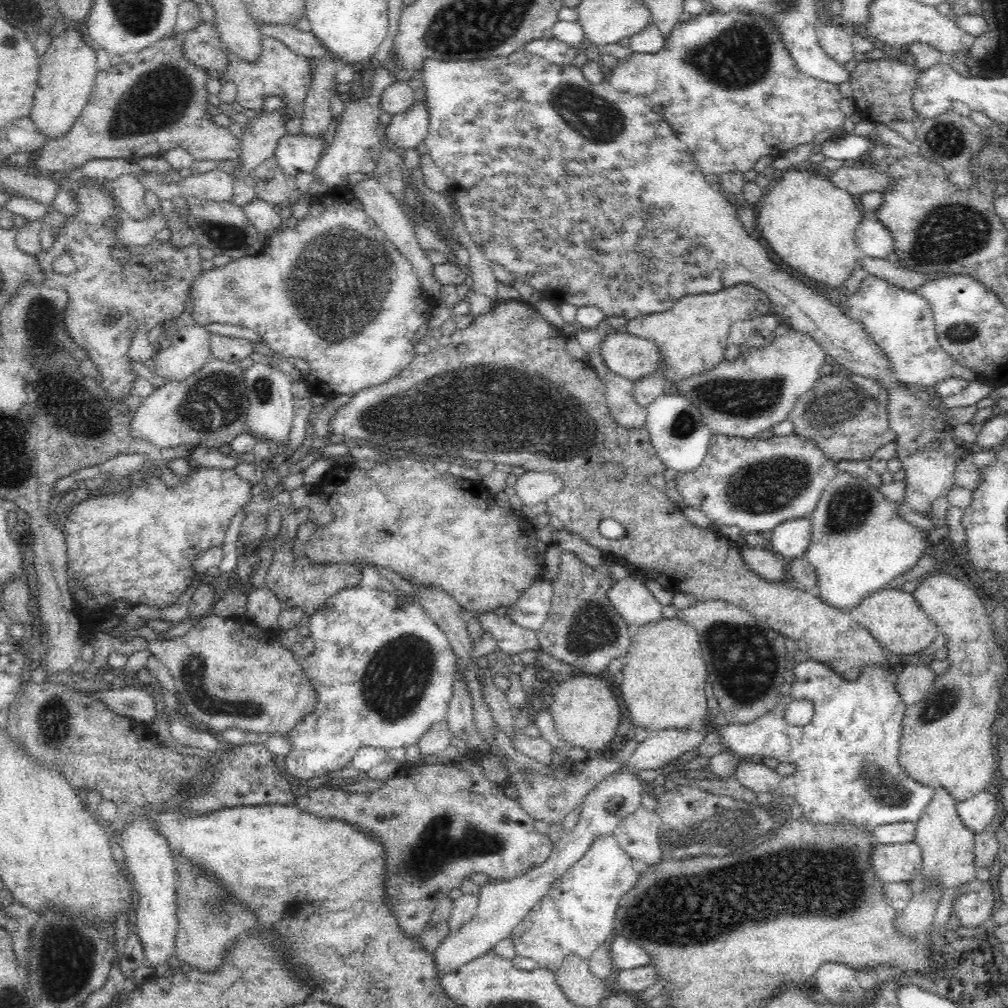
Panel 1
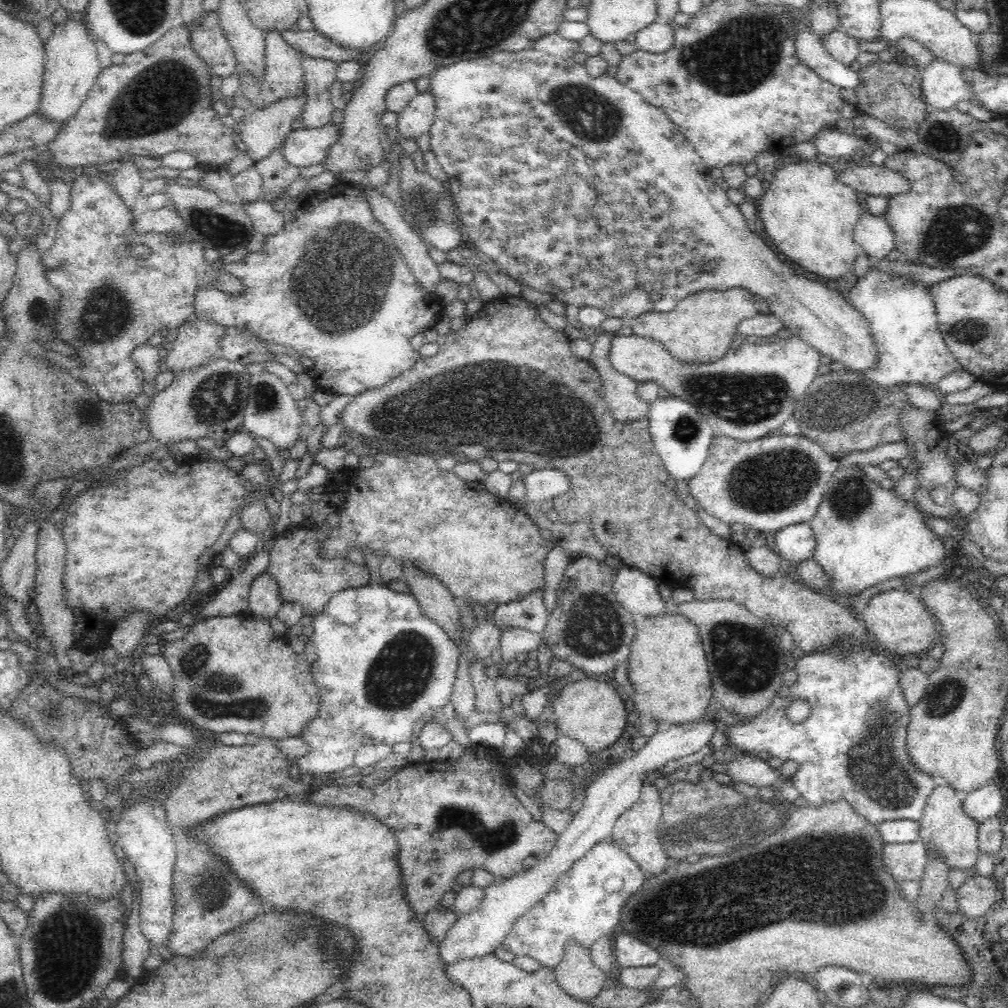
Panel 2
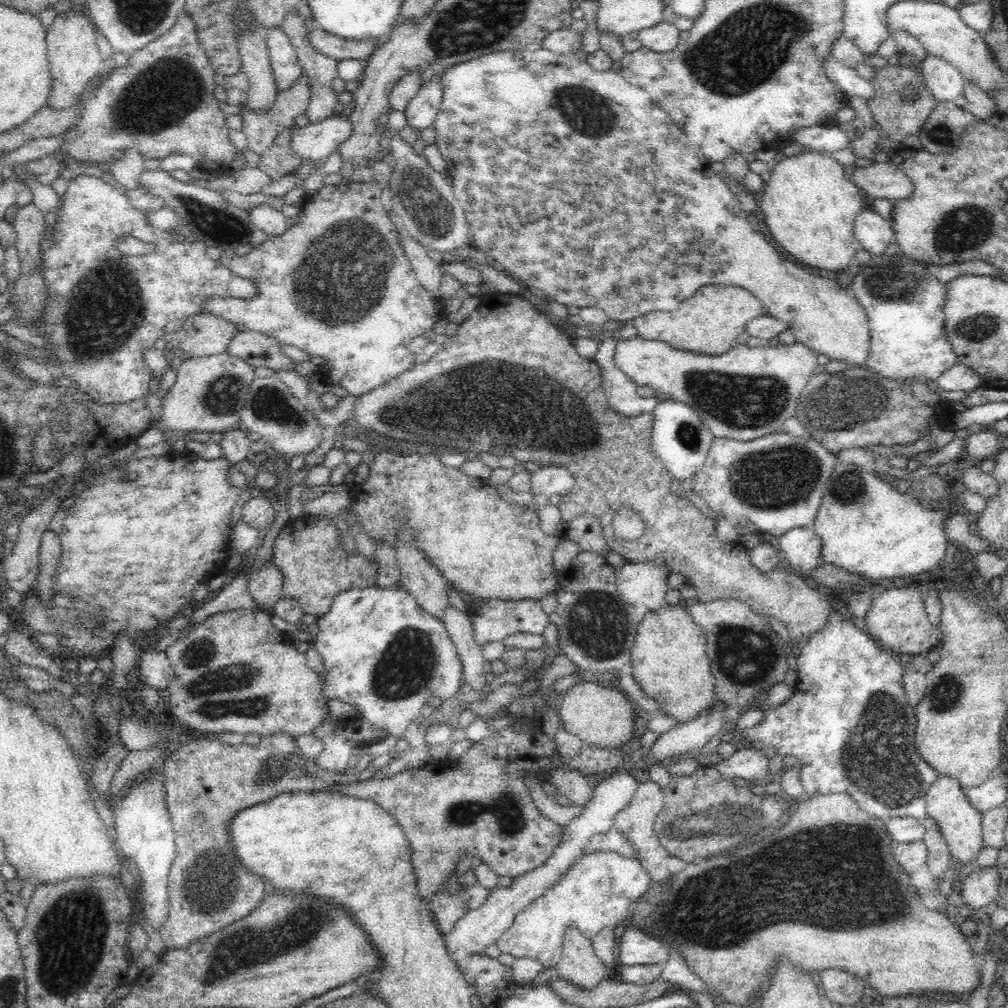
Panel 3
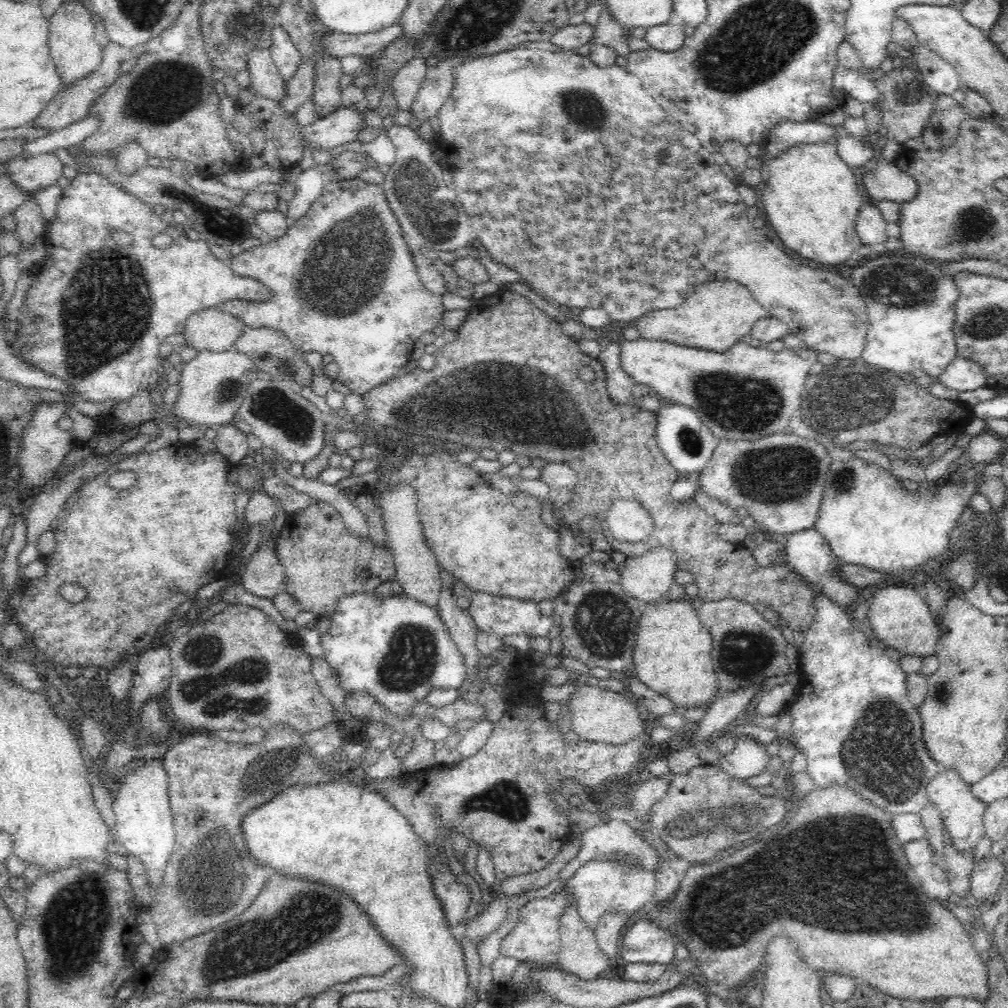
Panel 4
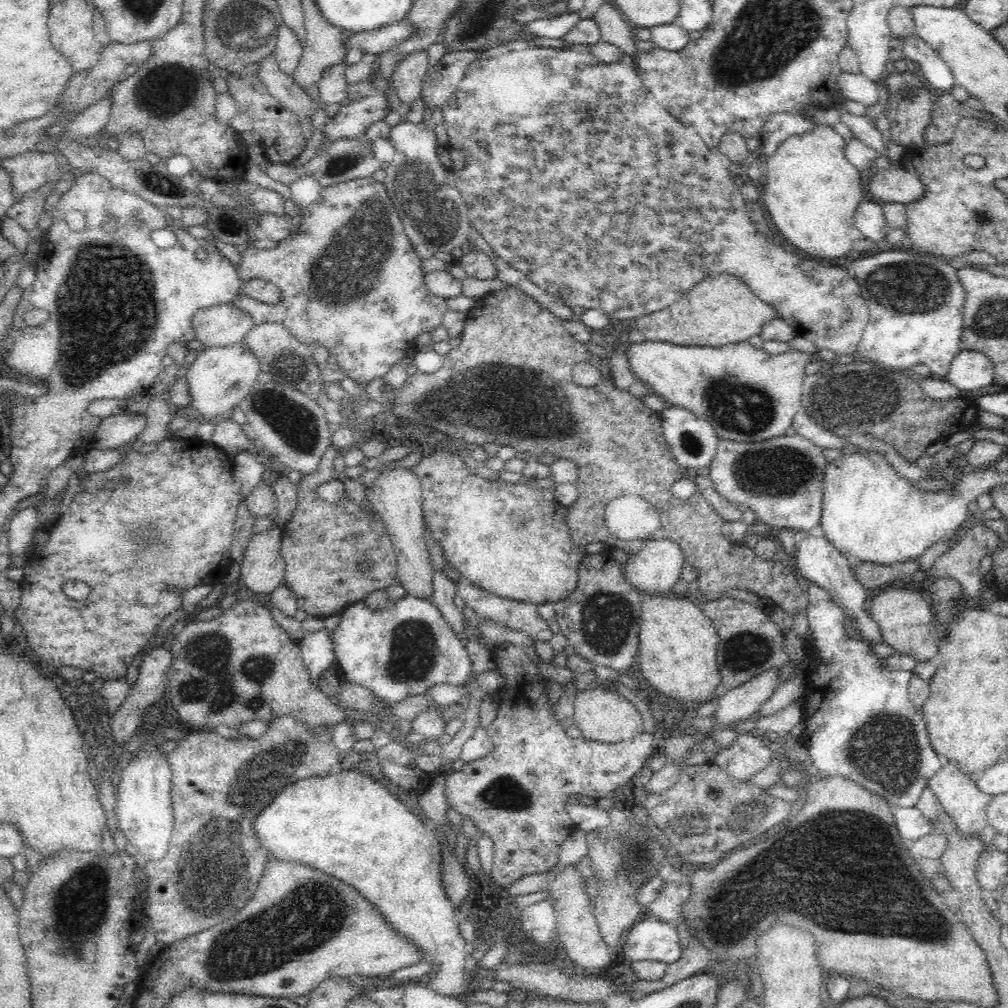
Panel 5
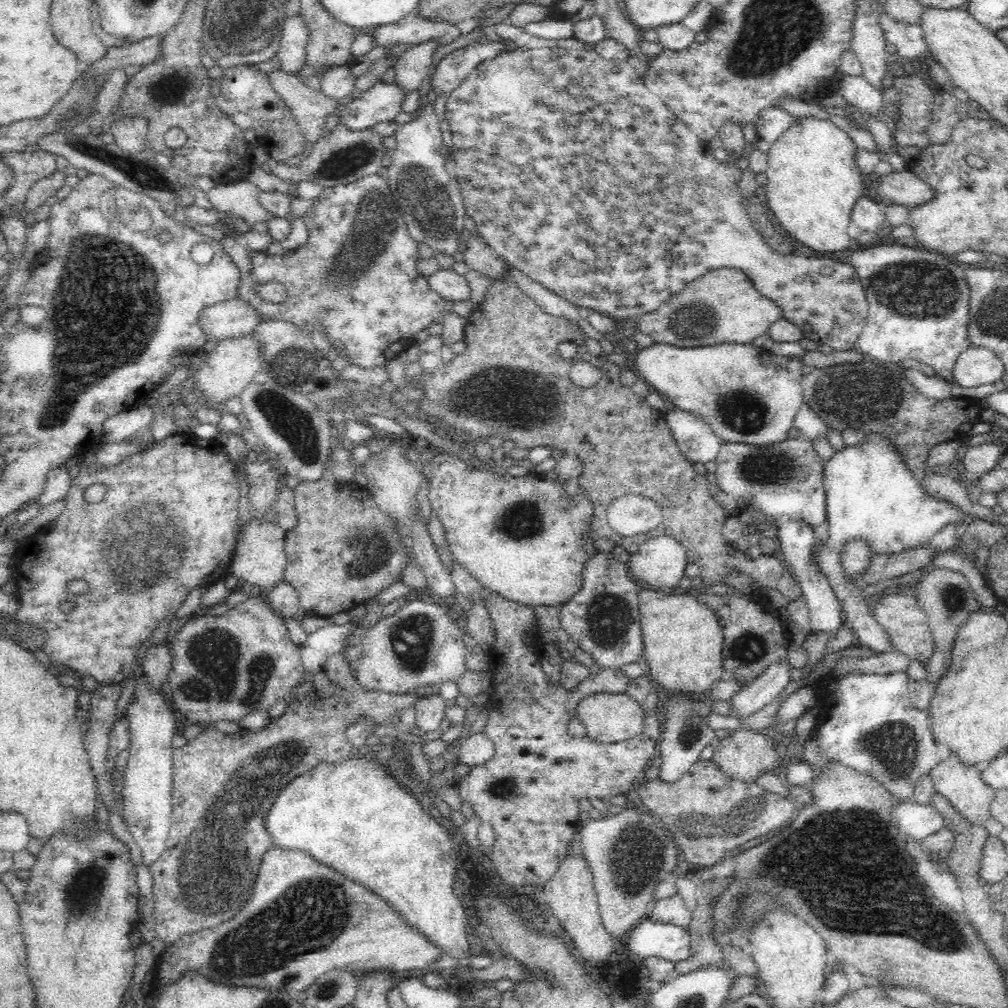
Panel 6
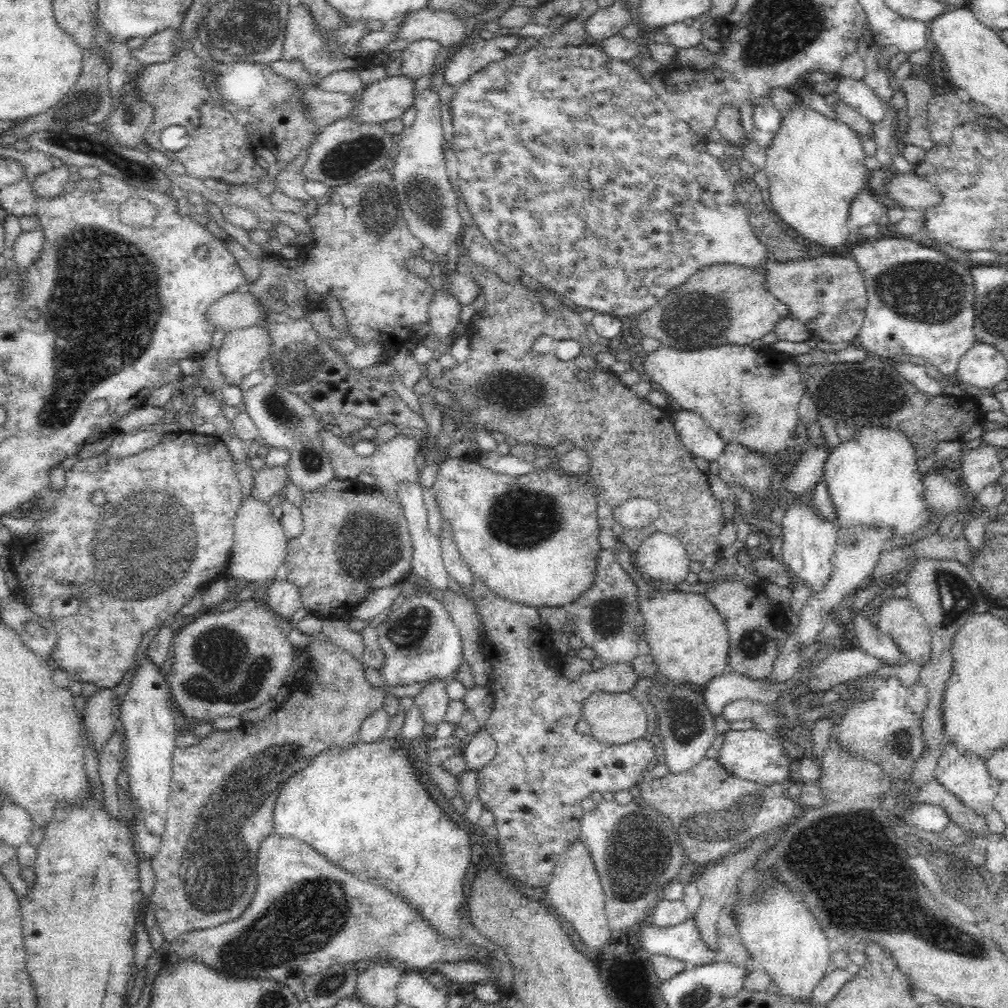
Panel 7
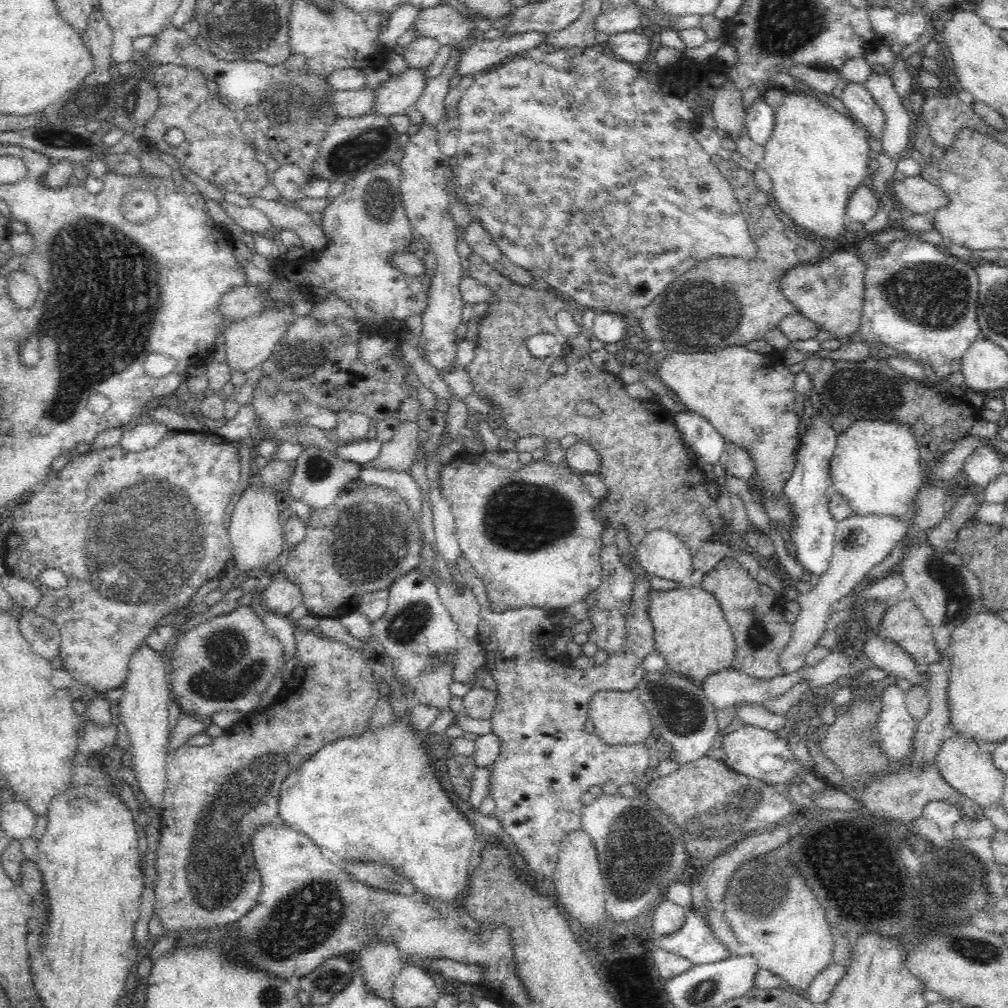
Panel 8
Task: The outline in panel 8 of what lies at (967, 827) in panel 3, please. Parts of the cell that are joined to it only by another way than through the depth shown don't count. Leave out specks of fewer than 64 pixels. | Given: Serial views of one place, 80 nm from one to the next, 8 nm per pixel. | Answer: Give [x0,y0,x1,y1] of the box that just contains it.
[935,735,1004,809]

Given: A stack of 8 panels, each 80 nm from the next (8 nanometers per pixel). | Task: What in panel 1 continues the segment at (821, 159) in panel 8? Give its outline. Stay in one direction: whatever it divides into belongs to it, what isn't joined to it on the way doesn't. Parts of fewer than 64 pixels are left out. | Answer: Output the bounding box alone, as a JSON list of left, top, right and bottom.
[758,168,865,289]

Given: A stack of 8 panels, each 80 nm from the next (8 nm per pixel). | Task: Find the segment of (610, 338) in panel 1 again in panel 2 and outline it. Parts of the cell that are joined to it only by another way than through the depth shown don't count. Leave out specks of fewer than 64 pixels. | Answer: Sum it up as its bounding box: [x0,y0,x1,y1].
[608,334,821,442]

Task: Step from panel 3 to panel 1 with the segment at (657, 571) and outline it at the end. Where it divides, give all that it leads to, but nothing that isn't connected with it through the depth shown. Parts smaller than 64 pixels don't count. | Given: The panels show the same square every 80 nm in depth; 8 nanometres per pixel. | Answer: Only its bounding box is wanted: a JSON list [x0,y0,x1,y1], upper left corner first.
[606,574,663,631]

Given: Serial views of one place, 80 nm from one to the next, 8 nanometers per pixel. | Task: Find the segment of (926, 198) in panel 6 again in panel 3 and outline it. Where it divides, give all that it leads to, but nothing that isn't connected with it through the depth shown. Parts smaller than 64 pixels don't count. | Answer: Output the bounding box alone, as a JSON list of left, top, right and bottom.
[847,160,914,202]

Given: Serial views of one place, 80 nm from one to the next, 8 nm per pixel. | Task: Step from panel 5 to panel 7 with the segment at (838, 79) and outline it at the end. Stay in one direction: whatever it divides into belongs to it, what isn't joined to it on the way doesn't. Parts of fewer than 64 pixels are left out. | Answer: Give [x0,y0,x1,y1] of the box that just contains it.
[836,77,885,124]

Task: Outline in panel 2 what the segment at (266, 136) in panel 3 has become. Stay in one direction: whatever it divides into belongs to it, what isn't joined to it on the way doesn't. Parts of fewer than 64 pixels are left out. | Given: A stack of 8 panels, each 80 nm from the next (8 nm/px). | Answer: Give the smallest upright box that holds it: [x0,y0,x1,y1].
[236,93,306,164]

